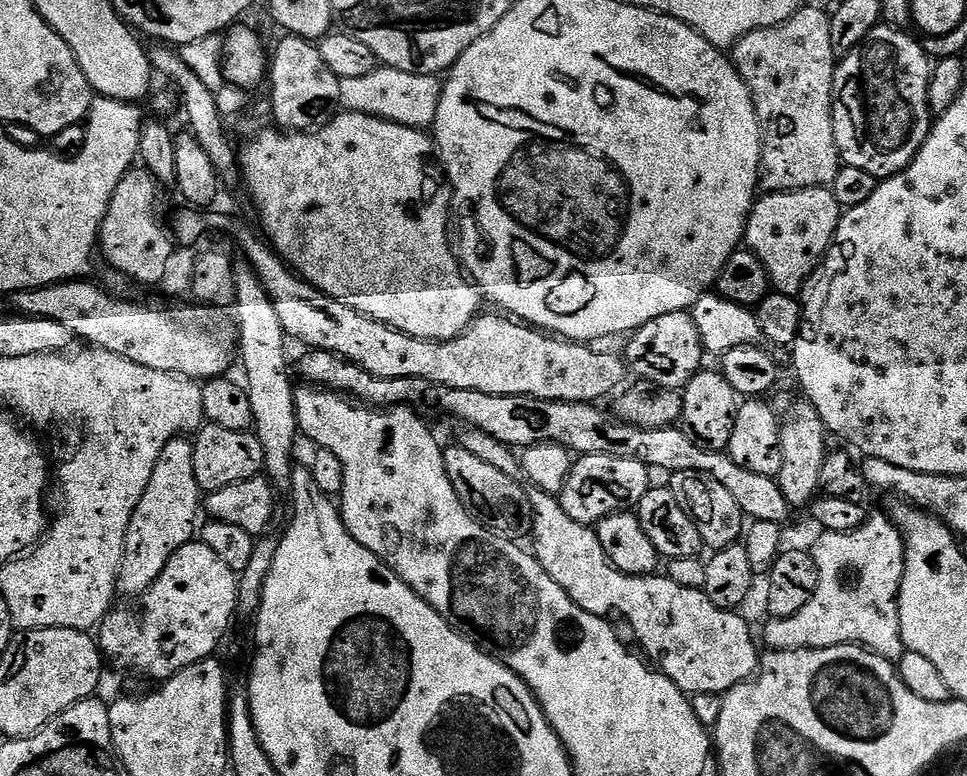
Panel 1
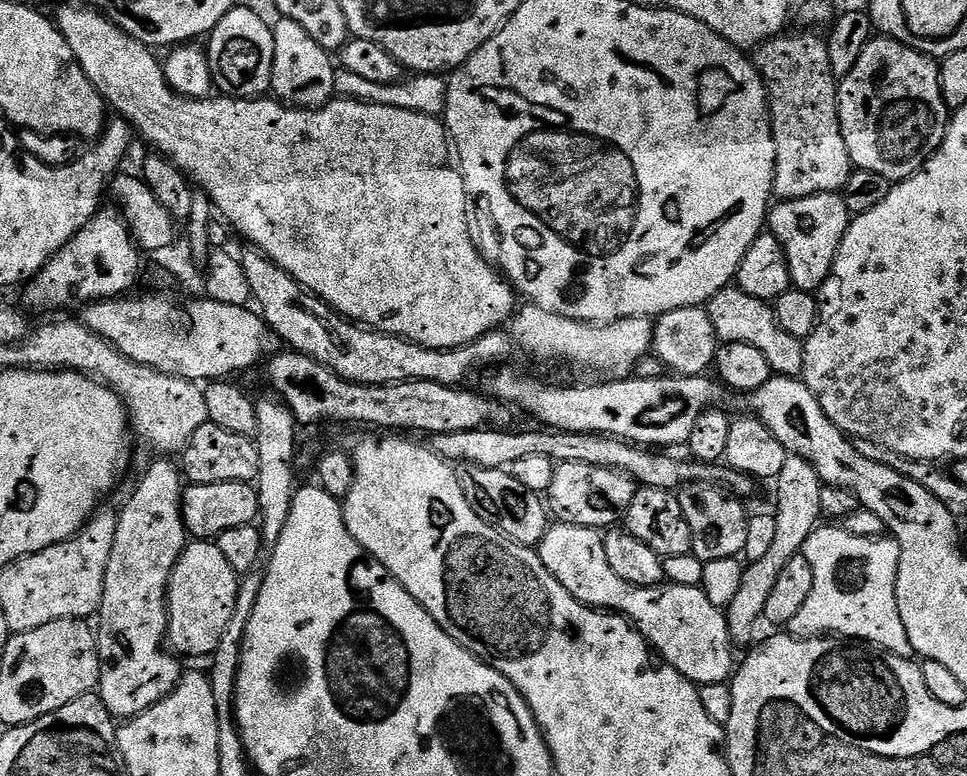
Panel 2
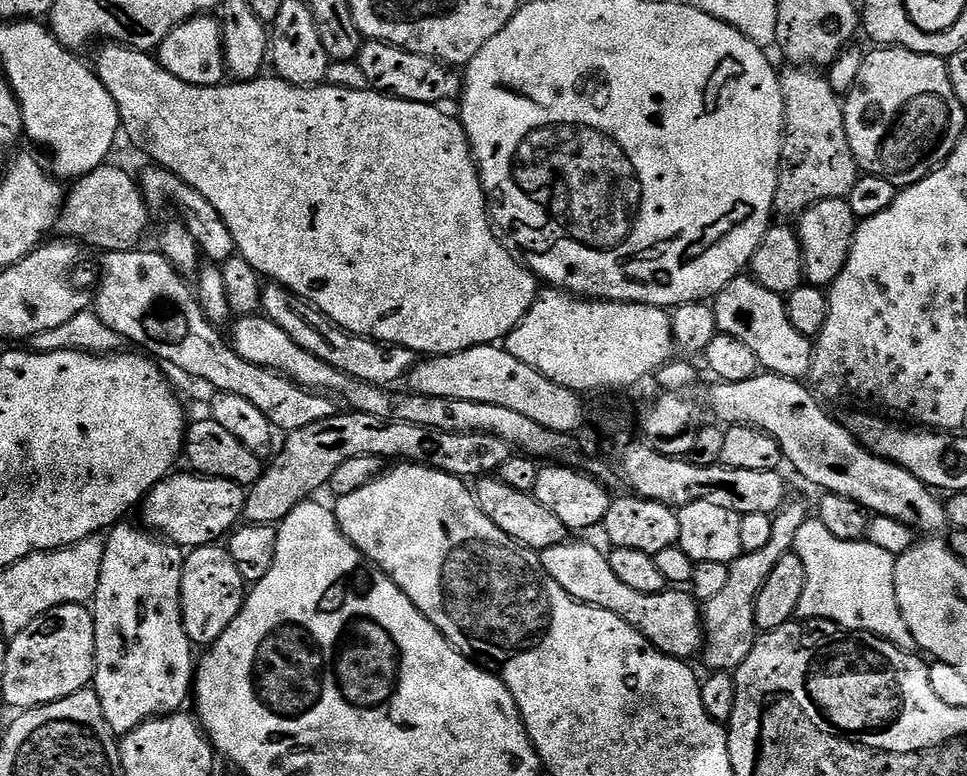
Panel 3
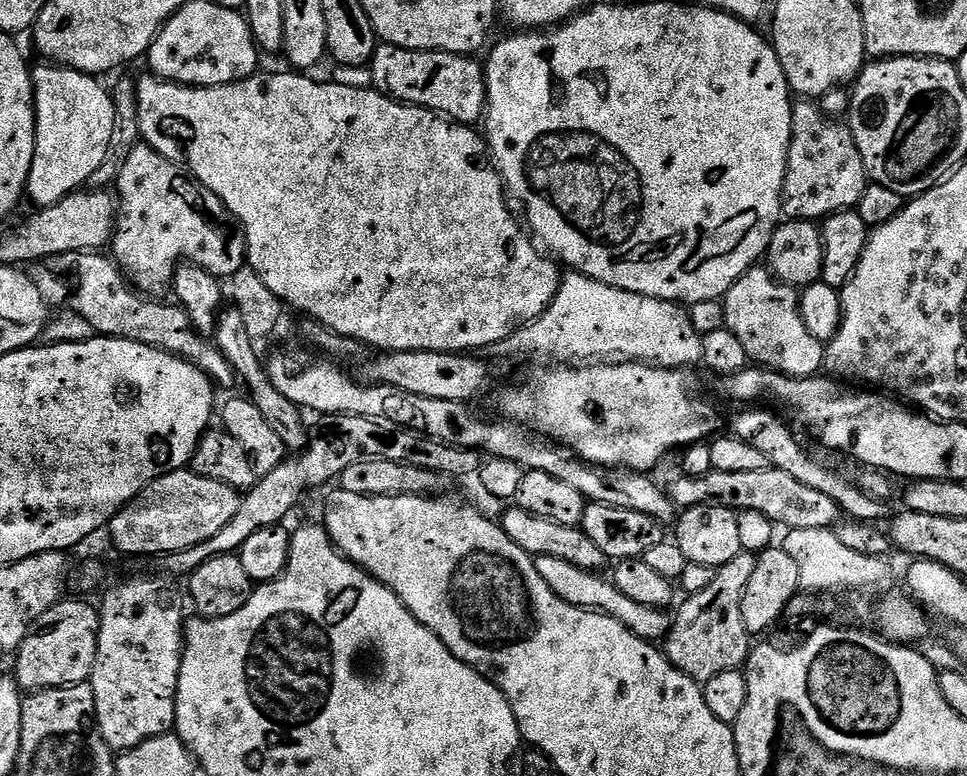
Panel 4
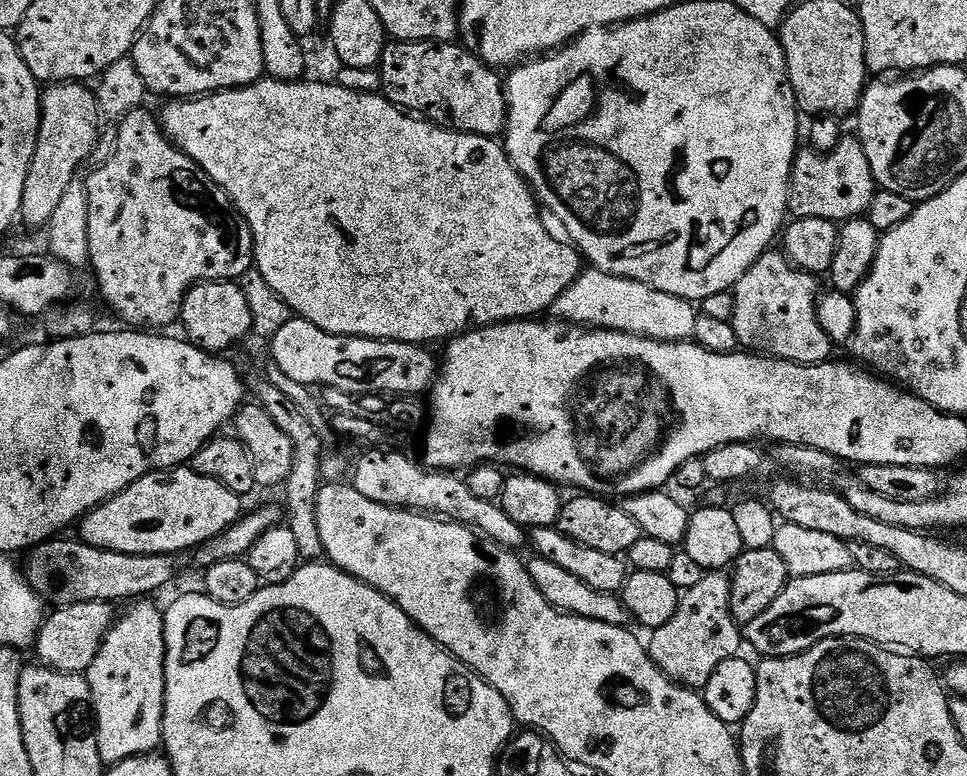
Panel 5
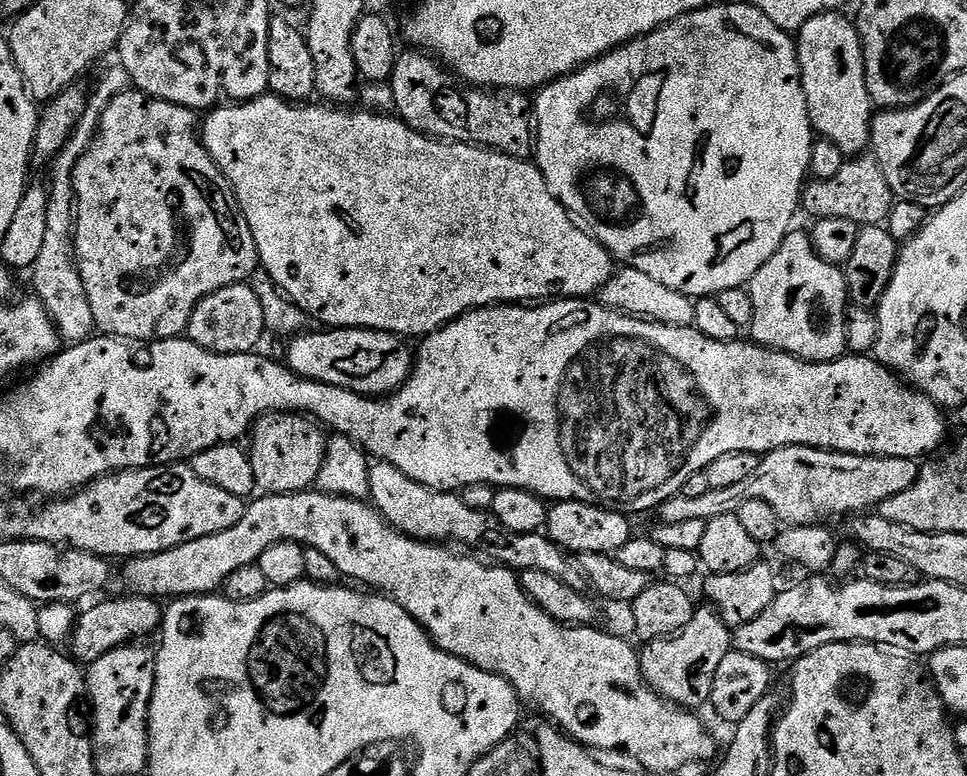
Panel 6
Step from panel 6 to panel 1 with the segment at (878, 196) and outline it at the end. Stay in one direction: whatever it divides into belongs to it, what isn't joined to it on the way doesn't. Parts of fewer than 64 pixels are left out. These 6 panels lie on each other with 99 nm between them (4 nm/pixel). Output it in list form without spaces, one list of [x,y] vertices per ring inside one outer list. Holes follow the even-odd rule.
[[[800,8],[789,20],[778,26],[746,34],[731,49],[730,59],[746,82],[756,112],[760,116],[764,137],[760,178],[765,193],[798,188],[827,188],[834,182],[842,167],[832,121],[832,91],[838,57],[830,38],[831,21],[831,15],[820,8]]]

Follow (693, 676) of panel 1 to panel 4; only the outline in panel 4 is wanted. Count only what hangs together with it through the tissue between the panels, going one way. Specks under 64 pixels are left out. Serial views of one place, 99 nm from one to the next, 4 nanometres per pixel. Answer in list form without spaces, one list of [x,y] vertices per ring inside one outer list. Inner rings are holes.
[[[545,556],[535,557],[538,574],[542,574],[542,579],[562,602],[570,606],[586,608],[593,612],[602,612],[604,615],[622,622],[626,630],[630,630],[638,638],[649,642],[663,641],[668,635],[668,630],[672,626],[673,617],[663,608],[654,606],[641,606],[639,602],[633,602],[618,586],[614,586],[611,579],[605,578],[600,572],[587,572],[578,566],[572,566],[570,562],[562,562],[562,558],[546,558]]]

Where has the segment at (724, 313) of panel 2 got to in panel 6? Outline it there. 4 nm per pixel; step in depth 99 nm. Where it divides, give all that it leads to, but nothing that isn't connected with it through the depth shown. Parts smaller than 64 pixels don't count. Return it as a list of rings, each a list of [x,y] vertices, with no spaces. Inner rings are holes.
[[[807,231],[789,232],[787,238],[778,246],[774,258],[754,274],[746,286],[750,302],[754,304],[754,316],[750,329],[751,339],[761,348],[773,348],[776,352],[785,352],[800,360],[809,360],[811,364],[829,364],[845,355],[846,322],[850,301],[843,267],[826,262],[812,249],[812,238]]]

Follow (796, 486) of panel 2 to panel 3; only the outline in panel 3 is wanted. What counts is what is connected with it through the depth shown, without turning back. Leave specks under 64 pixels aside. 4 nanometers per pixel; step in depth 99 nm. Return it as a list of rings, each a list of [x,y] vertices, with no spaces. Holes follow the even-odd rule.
[[[785,503],[779,512],[772,516],[772,533],[770,542],[762,546],[762,550],[743,553],[728,565],[726,586],[714,598],[703,601],[702,623],[704,625],[704,647],[702,657],[708,670],[712,672],[727,672],[740,668],[742,662],[756,645],[758,629],[754,622],[754,606],[762,586],[766,586],[766,578],[774,571],[787,552],[794,549],[794,538],[798,538],[798,530],[810,518],[810,512],[800,504]]]

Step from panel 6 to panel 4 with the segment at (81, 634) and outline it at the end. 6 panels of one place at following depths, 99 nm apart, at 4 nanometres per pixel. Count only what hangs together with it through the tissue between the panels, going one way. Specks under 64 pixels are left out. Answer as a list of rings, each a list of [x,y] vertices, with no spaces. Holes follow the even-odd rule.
[[[68,598],[61,599],[59,604],[55,604],[50,610],[46,610],[46,614],[42,614],[42,618],[38,618],[33,622],[32,628],[26,634],[26,638],[22,642],[22,646],[16,649],[14,653],[14,659],[16,659],[14,677],[21,689],[27,690],[29,693],[34,693],[40,691],[41,688],[65,688],[71,684],[83,684],[89,679],[92,664],[96,661],[96,647],[98,646],[98,634],[100,633],[100,614],[95,603],[87,604],[87,602],[84,601],[87,599],[76,599],[80,600],[68,600]]]

